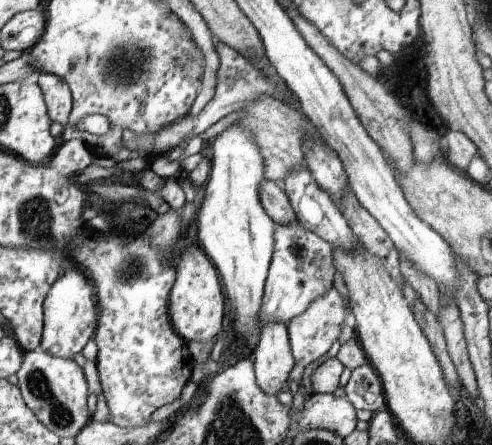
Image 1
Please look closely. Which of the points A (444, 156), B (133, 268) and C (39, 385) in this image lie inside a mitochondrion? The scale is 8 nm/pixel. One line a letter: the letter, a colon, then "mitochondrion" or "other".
A: other
B: mitochondrion
C: mitochondrion

